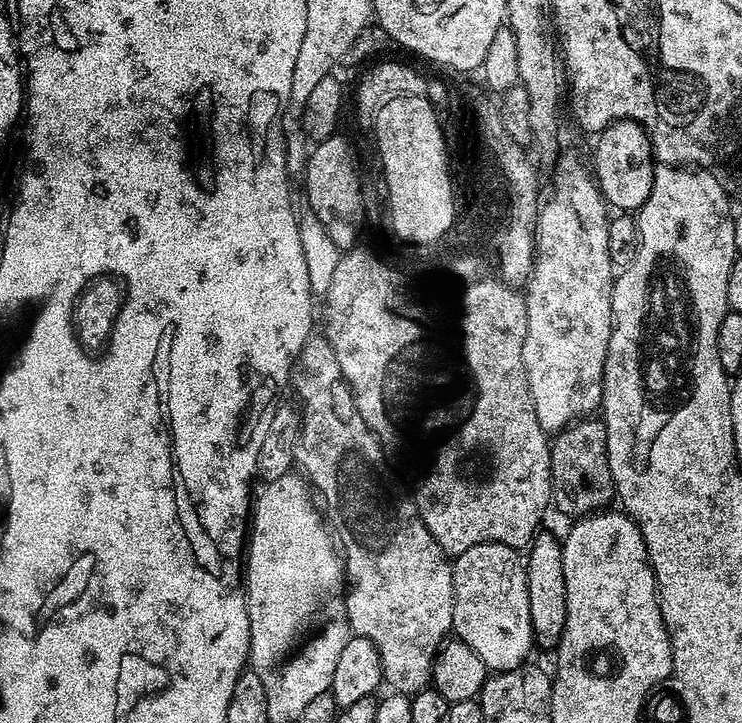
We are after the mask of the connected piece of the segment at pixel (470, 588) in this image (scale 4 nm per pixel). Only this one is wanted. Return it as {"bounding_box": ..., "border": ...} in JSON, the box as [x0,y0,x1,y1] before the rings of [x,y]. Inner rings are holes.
{"bounding_box":[452,544,534,673],"border":[[[505,544],[470,546],[452,564],[454,614],[452,632],[488,668],[489,673],[519,668],[534,652],[530,626],[530,594],[526,586],[528,570],[521,553]]]}

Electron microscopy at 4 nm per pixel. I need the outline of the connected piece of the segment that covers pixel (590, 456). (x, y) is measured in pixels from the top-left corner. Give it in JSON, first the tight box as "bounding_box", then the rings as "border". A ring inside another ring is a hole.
{"bounding_box":[550,418,616,518],"border":[[[585,418],[555,433],[550,444],[550,478],[552,504],[564,516],[579,518],[607,509],[613,503],[616,487],[610,474],[606,430],[600,418]]]}

